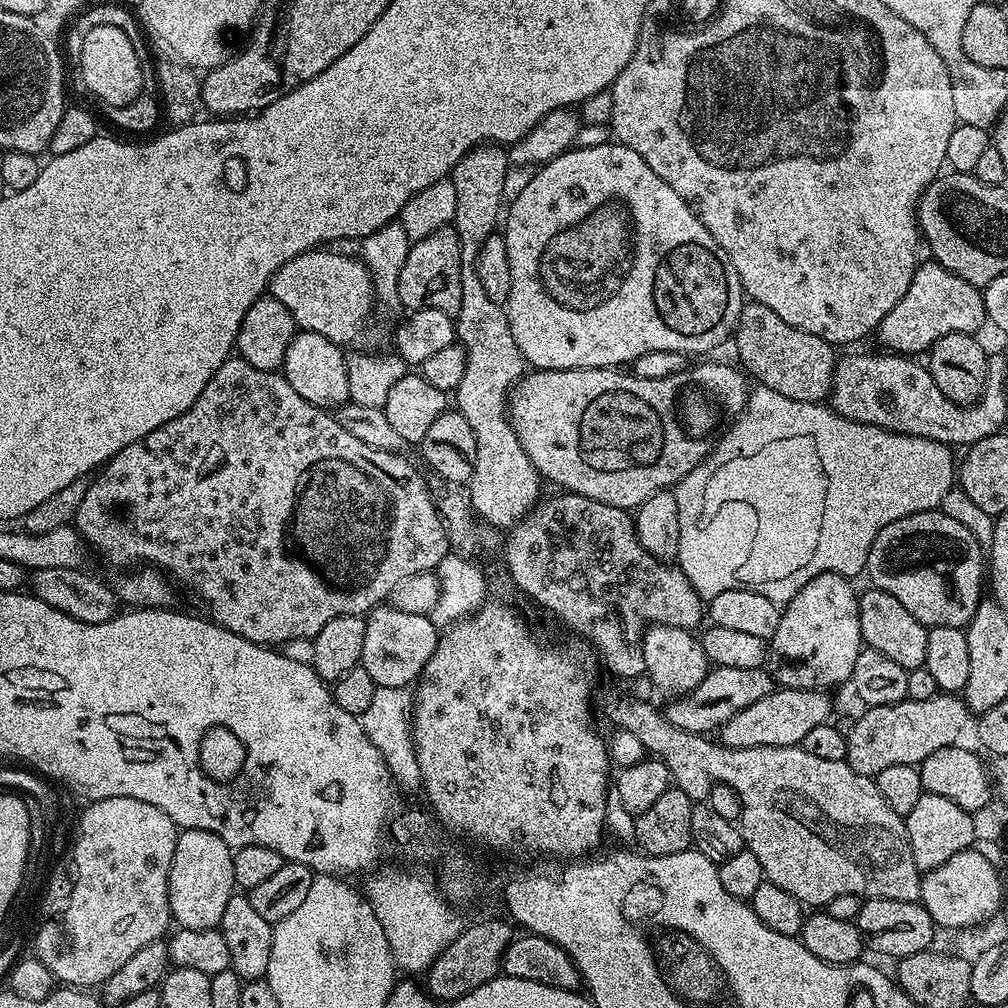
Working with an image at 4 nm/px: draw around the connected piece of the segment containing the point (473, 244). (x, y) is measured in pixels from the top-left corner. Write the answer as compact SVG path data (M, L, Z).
M481 144L479 148L472 148L455 166L452 167L452 175L450 177L454 190L458 194L458 206L456 207L456 219L454 221L454 227L456 233L460 236L460 264L462 266L462 306L458 310L458 314L454 317L456 321L456 339L458 343L464 348L466 354L466 370L462 374L460 384L454 390L454 404L462 415L466 418L466 422L470 422L470 430L474 430L474 442L476 443L476 457L474 458L474 474L471 480L466 485L466 496L470 501L470 507L477 517L481 521L485 520L488 524L493 524L496 528L504 528L503 530L511 529L513 524L517 524L519 520L524 519L533 508L536 507L538 501L541 499L542 493L540 493L540 484L542 485L542 477L536 468L530 462L530 458L526 454L526 450L522 450L522 442L518 440L518 434L512 429L512 421L509 419L508 412L508 400L510 393L513 388L516 387L516 383L521 380L525 375L526 365L524 363L524 355L522 350L518 350L518 342L514 342L514 334L510 334L510 322L508 321L507 311L501 305L491 301L486 295L486 290L482 287L482 278L478 278L478 270L476 269L476 259L478 254L482 250L482 242L486 242L486 238L490 238L497 231L498 225L502 220L502 209L506 204L506 197L504 195L504 183L506 182L507 174L509 172L510 165L508 162L507 151L503 147L495 144Z

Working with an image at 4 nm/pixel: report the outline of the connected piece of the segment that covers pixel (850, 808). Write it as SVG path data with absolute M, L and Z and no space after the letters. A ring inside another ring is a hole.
M600 688L595 689L594 704L606 719L612 723L613 729L629 731L636 734L642 742L645 753L651 754L659 760L663 760L664 765L672 769L673 777L680 778L684 768L688 772L692 772L697 768L704 776L709 776L712 780L717 780L720 784L725 784L728 788L736 791L736 796L740 799L740 820L738 819L738 827L747 851L754 854L754 858L758 858L758 862L762 862L762 870L767 883L774 886L782 886L782 890L786 890L793 898L799 900L805 906L826 906L830 902L830 898L838 898L838 894L854 894L861 898L875 898L878 900L901 900L902 902L910 902L911 900L919 901L920 898L920 877L922 875L920 868L914 862L914 854L910 850L910 838L908 831L904 825L904 817L894 814L894 810L890 810L890 806L886 806L886 798L882 798L882 794L878 790L875 779L871 776L863 776L858 774L844 760L838 762L826 762L826 758L818 758L815 754L806 754L806 750L802 747L791 748L790 746L750 746L749 748L725 748L718 742L711 744L709 737L704 734L687 732L686 730L678 730L676 726L668 721L665 713L660 712L652 704L647 704L644 700L639 700L636 696L631 696L628 692L623 692L620 688Z

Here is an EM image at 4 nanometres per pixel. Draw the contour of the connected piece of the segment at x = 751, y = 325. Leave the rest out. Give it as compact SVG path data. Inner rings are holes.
M745 303L736 323L735 340L739 363L749 377L755 380L756 376L757 385L802 402L820 402L831 393L837 349L806 330L798 330L798 326L790 326L790 322L782 322L770 306Z

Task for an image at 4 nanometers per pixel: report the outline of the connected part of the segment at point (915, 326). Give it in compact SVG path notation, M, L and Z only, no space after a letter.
M921 263L917 267L910 286L906 290L906 294L902 294L898 306L894 306L894 310L890 310L886 314L886 318L882 318L878 329L878 337L880 336L881 342L888 347L885 349L889 353L920 354L916 352L921 352L921 354L924 354L931 349L932 345L938 342L938 338L942 338L946 334L976 334L979 333L980 327L985 327L988 315L984 305L983 291L977 285L958 278L958 274L946 270L941 264L927 263Z

